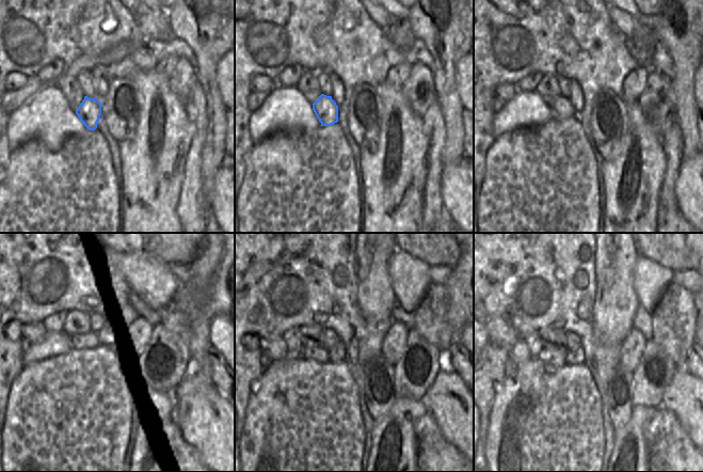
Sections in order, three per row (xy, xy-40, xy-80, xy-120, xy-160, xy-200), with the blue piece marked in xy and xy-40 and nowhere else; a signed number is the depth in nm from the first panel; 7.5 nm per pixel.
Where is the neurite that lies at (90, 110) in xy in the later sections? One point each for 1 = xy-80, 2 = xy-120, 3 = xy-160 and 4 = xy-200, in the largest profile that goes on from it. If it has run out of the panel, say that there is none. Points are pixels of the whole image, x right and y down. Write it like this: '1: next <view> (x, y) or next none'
1: next xy-80 (561, 107)
2: next xy-120 (86, 341)
3: next xy-160 (310, 350)
4: next xy-200 (549, 354)

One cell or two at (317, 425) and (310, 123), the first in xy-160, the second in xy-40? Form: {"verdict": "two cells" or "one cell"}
{"verdict": "two cells"}

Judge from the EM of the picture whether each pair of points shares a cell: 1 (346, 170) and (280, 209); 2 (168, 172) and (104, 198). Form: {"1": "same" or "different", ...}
{"1": "same", "2": "different"}

